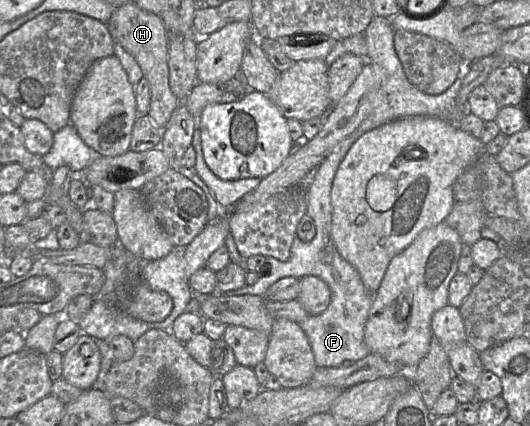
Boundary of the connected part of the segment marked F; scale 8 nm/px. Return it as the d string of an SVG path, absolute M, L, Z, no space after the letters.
M352 132L341 140L309 178L306 213L314 220L316 227L315 237L310 242L303 242L296 235L290 248L290 258L287 261L266 257L267 264L259 273L260 278L254 285L245 285L240 289L224 293L217 291L217 294L227 296L265 296L269 287L281 278L296 277L300 279L308 275L321 278L330 288L330 304L323 313L309 315L304 321L299 323L308 337L317 367L340 367L348 365L365 358L371 353L364 341L364 329L374 294L366 289L357 269L340 255L331 234L331 190L333 180L340 163L351 146L360 137L360 135L353 135Z

